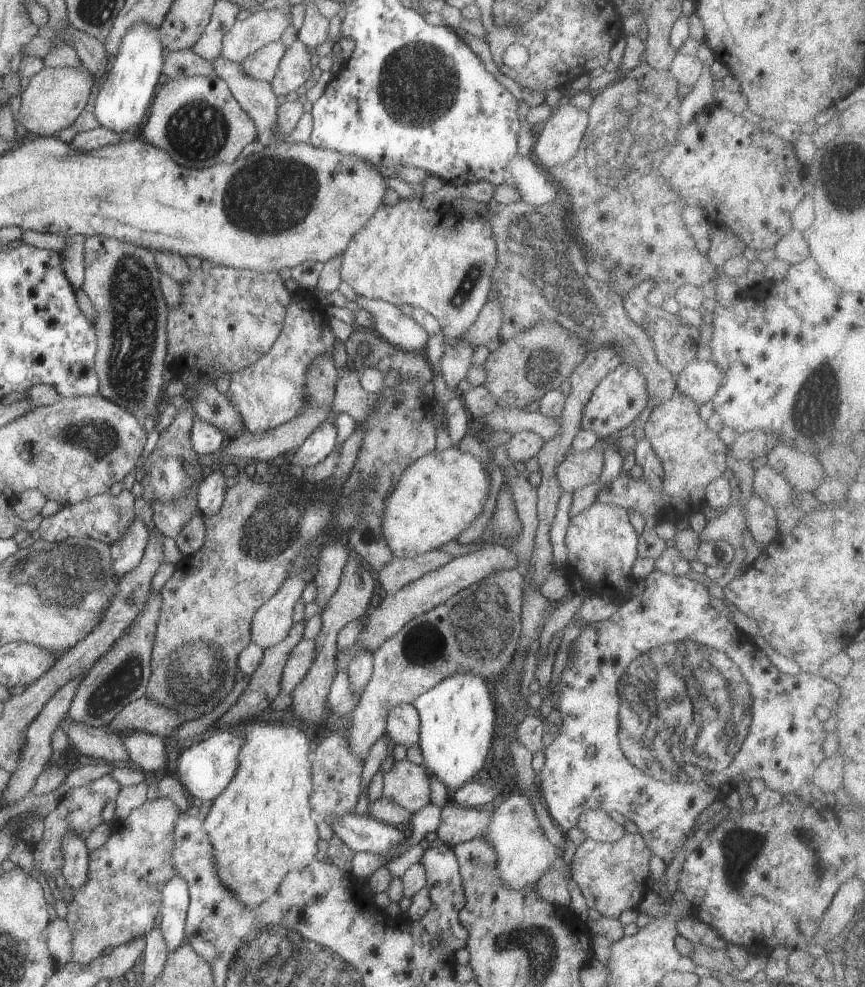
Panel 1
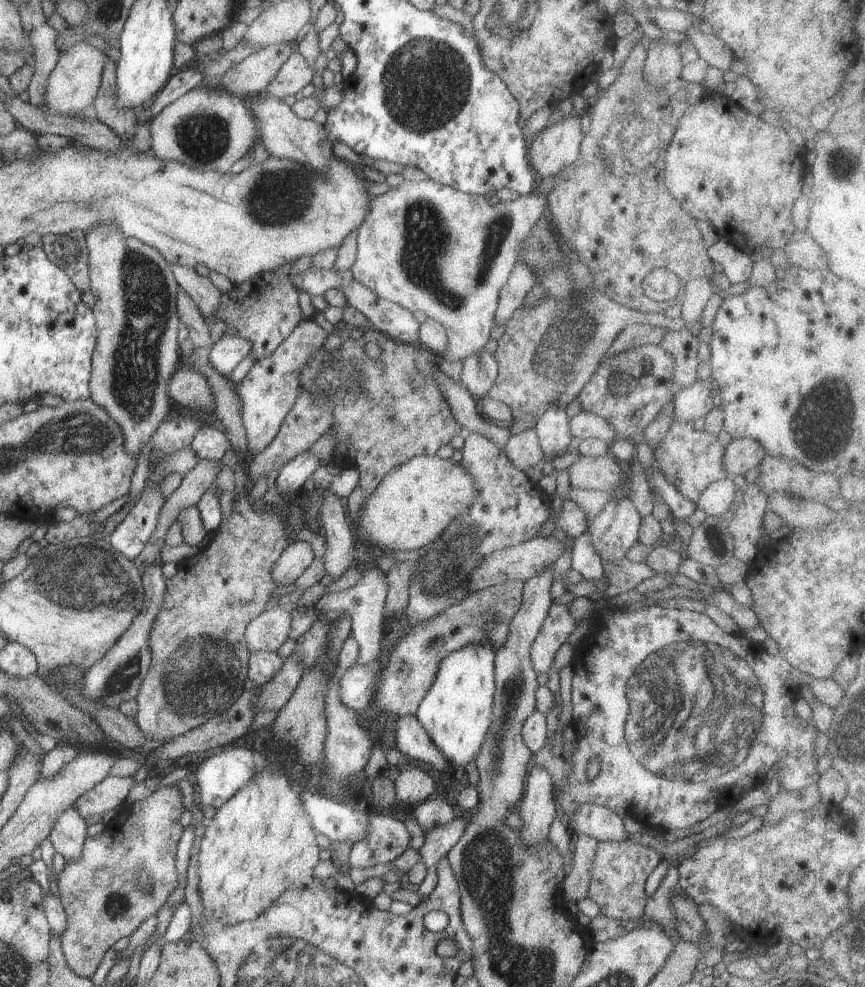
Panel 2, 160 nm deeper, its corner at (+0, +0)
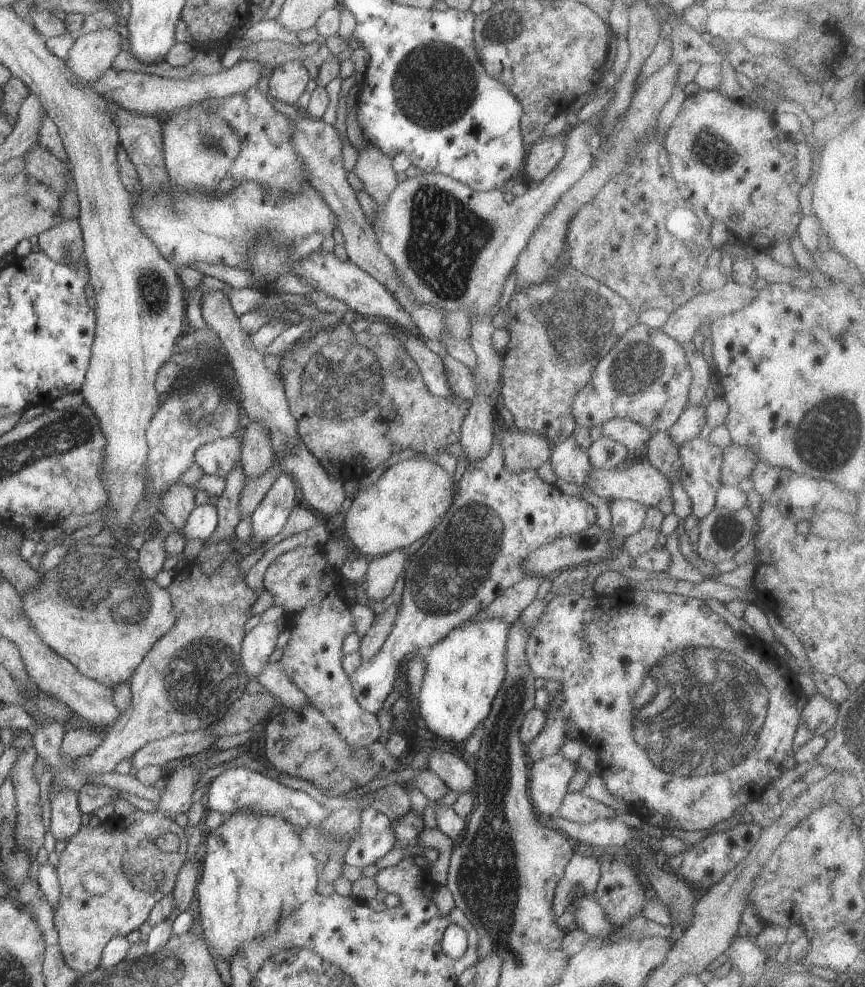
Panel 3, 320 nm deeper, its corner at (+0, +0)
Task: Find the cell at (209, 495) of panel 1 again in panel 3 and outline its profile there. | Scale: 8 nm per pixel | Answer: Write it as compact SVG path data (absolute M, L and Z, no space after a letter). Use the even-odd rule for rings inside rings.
M204 504L196 508L188 516L180 534L187 540L205 541L217 527L219 518L214 505Z

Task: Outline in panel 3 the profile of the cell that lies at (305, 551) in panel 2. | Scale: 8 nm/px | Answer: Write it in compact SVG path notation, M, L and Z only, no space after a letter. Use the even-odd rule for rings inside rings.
M298 546L293 550L286 551L281 553L274 562L268 566L265 574L264 574L264 588L266 591L272 595L273 604L277 607L283 608L283 611L288 614L288 616L294 616L294 620L292 620L292 626L290 626L290 639L288 643L284 647L284 653L280 660L277 662L280 665L281 669L284 669L284 672L289 676L289 679L311 700L312 704L328 719L328 722L331 722L339 731L340 734L353 746L353 747L365 747L373 742L378 741L383 730L380 729L380 725L378 723L378 719L376 719L376 715L365 711L359 704L351 687L350 677L344 672L342 666L342 659L344 655L343 642L344 639L350 634L354 633L356 627L354 626L354 617L350 613L351 604L348 603L347 598L344 597L344 578L340 576L339 571L334 567L323 552L321 547L301 547Z

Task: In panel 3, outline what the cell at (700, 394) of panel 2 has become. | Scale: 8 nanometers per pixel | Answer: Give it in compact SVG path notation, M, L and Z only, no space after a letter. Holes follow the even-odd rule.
M696 404L696 406L686 406L684 412L680 414L680 418L674 422L674 425L669 429L670 438L680 446L686 440L697 438L702 432L702 428L707 425L706 405Z

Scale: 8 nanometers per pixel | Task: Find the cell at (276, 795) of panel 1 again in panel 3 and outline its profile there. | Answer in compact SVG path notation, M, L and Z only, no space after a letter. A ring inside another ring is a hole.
M236 811L233 815L224 816L224 820L224 823L220 827L210 831L210 834L206 838L203 838L201 854L203 869L201 870L195 893L196 898L198 898L198 908L200 909L198 918L200 918L200 924L202 925L202 935L208 941L209 948L213 954L231 963L233 956L239 951L243 951L252 941L256 941L269 933L276 932L283 915L295 911L301 904L304 904L314 895L318 894L316 888L318 888L321 870L318 867L319 862L312 858L312 854L306 848L308 841L305 841L302 834L300 834L301 828L290 824L279 816L254 815L248 811Z

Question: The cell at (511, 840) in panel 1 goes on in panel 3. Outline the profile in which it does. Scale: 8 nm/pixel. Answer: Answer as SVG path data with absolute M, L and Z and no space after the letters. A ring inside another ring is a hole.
M562 752L532 762L529 782L537 814L557 815L563 798L568 794L568 784L577 772L574 766L575 763Z

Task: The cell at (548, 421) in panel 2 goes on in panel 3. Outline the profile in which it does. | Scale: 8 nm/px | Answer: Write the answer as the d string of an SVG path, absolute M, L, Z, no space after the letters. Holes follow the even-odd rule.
M573 436L552 448L549 459L557 478L586 488L591 473L587 451L575 442Z

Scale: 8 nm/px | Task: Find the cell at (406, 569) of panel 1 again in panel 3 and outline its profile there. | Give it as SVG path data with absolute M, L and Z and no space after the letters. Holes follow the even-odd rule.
M398 603L398 605L395 604L382 614L375 616L375 621L371 624L366 636L362 638L359 648L360 656L364 661L372 660L380 650L380 647L384 644L394 624L399 604L400 603Z

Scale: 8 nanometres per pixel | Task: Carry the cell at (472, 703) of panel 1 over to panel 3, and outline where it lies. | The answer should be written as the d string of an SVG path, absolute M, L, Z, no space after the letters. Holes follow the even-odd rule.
M502 619L470 621L454 627L442 640L433 644L424 654L425 673L418 698L418 714L432 732L462 746L474 729L491 711L491 704L500 690L507 673L505 652L510 632Z

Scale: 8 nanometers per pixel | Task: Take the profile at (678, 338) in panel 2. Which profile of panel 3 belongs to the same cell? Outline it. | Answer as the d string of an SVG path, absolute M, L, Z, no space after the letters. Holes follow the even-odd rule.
M684 344L684 352L686 352L686 360L688 366L692 370L692 382L690 382L690 390L688 390L689 404L696 406L696 404L705 405L705 396L708 389L711 388L710 379L714 376L712 368L707 364L702 350L689 350L688 344Z

